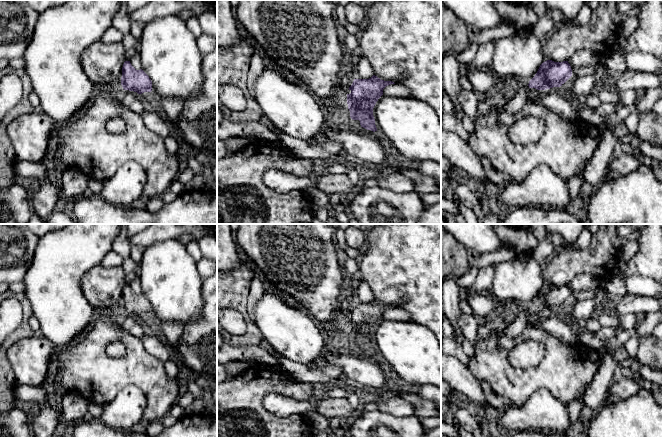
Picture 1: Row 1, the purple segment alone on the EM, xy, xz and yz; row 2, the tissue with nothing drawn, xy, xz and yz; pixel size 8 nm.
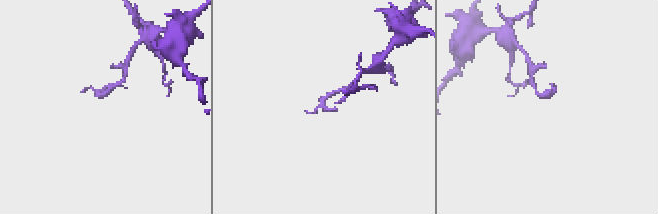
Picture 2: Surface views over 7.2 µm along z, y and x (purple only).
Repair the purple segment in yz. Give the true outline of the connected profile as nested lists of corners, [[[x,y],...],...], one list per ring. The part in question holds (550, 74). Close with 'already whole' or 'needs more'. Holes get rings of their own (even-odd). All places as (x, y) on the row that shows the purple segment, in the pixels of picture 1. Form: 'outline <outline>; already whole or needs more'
outline [[[568,61],[543,62],[529,81],[531,91],[529,100],[541,104],[567,122],[578,120],[575,101],[565,93],[552,89],[562,86],[571,76],[572,69]]]; needs more

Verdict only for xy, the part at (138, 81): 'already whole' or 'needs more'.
needs more

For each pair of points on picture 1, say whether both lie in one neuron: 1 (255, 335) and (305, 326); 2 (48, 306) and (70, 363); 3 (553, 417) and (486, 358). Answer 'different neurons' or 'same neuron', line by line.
1: different neurons
2: different neurons
3: different neurons

